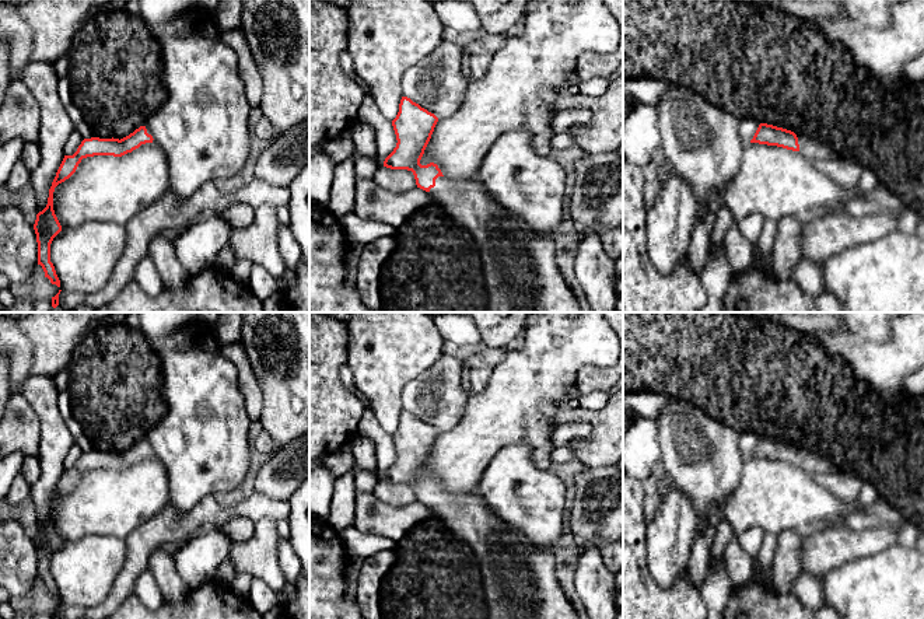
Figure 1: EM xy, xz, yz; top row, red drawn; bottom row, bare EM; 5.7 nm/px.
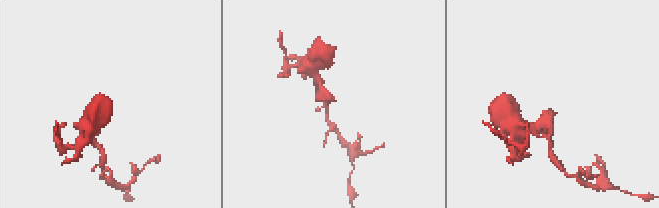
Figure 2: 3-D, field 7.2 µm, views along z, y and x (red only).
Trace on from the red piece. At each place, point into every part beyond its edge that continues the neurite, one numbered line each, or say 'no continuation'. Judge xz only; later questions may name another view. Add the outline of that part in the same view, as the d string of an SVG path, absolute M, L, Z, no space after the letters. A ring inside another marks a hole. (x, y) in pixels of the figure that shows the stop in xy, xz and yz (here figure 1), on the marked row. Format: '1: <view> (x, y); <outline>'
1: xz (521, 275); M438 176L428 193L441 202L444 211L472 237L477 248L487 312L582 312L575 293L559 270L553 237L533 232L498 204L477 179Z

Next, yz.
1: yz (812, 149); M797 132L795 134L798 137L799 153L808 161L815 162L818 160L829 160L839 157L827 141L805 136L801 132Z

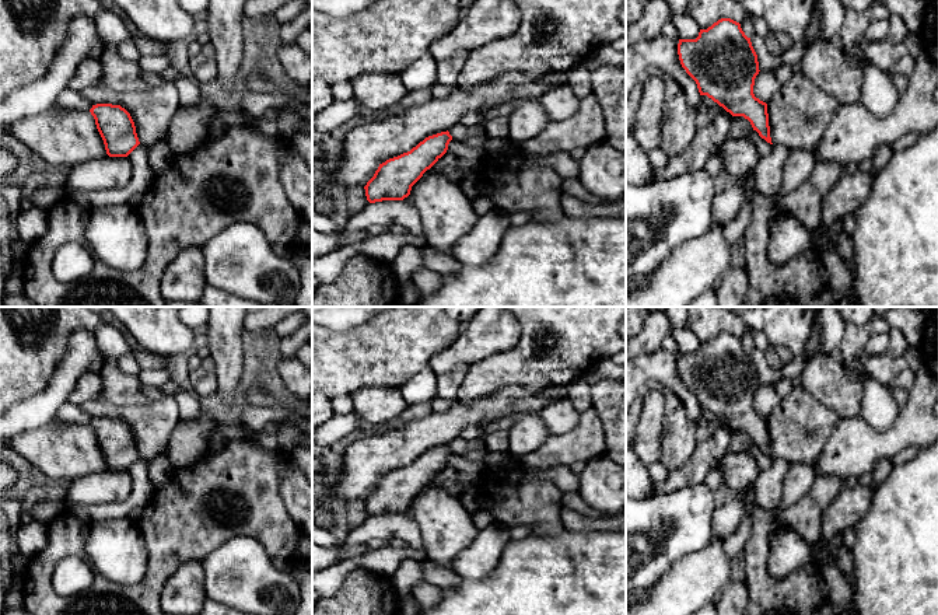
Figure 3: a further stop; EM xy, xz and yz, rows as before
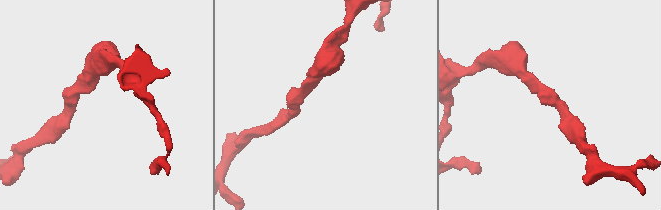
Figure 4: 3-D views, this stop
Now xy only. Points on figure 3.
no continuation

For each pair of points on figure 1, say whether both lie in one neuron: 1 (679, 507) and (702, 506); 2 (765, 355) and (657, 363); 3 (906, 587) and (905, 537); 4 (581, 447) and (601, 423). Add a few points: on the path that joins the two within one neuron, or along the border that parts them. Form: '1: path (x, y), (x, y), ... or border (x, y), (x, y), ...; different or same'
1: border (671, 482), (689, 500), (696, 516), (696, 532); different
2: path (738, 357), (683, 357); same
3: border (898, 542), (909, 549); different
4: path (588, 443), (601, 430); same

